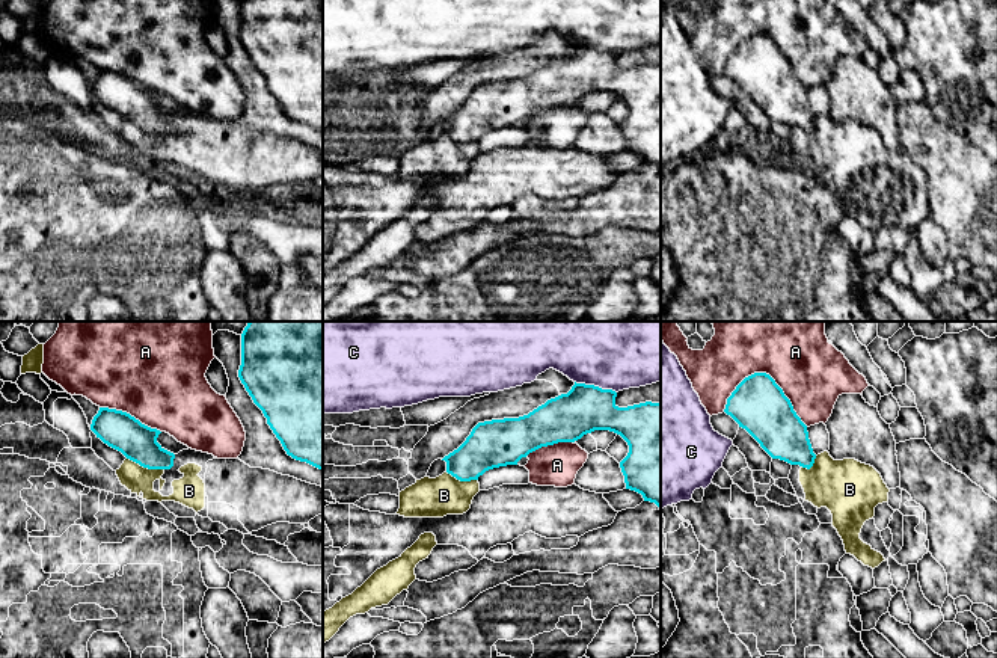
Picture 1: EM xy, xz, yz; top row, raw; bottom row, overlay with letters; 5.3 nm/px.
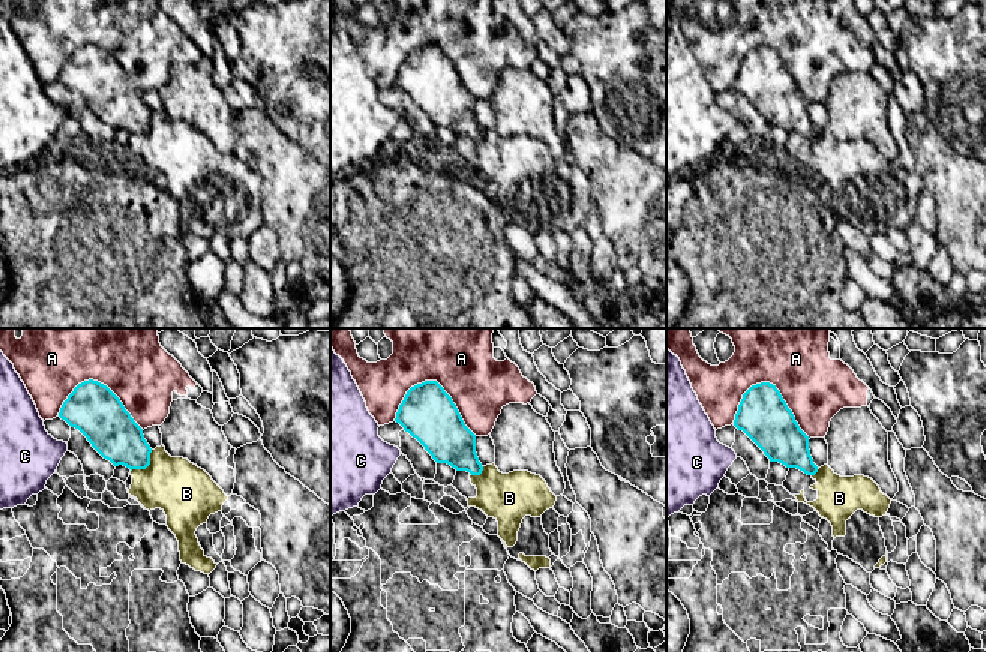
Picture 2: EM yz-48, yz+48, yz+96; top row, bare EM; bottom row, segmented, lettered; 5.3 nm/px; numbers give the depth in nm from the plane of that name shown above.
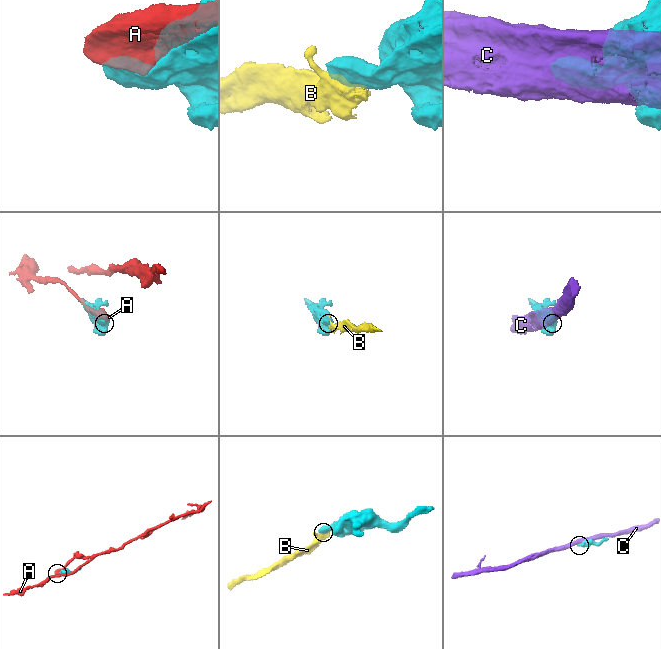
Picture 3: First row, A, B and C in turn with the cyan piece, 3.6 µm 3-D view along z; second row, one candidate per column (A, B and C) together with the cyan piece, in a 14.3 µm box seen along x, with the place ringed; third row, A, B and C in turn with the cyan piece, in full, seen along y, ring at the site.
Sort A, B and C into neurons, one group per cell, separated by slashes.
A / B / C

